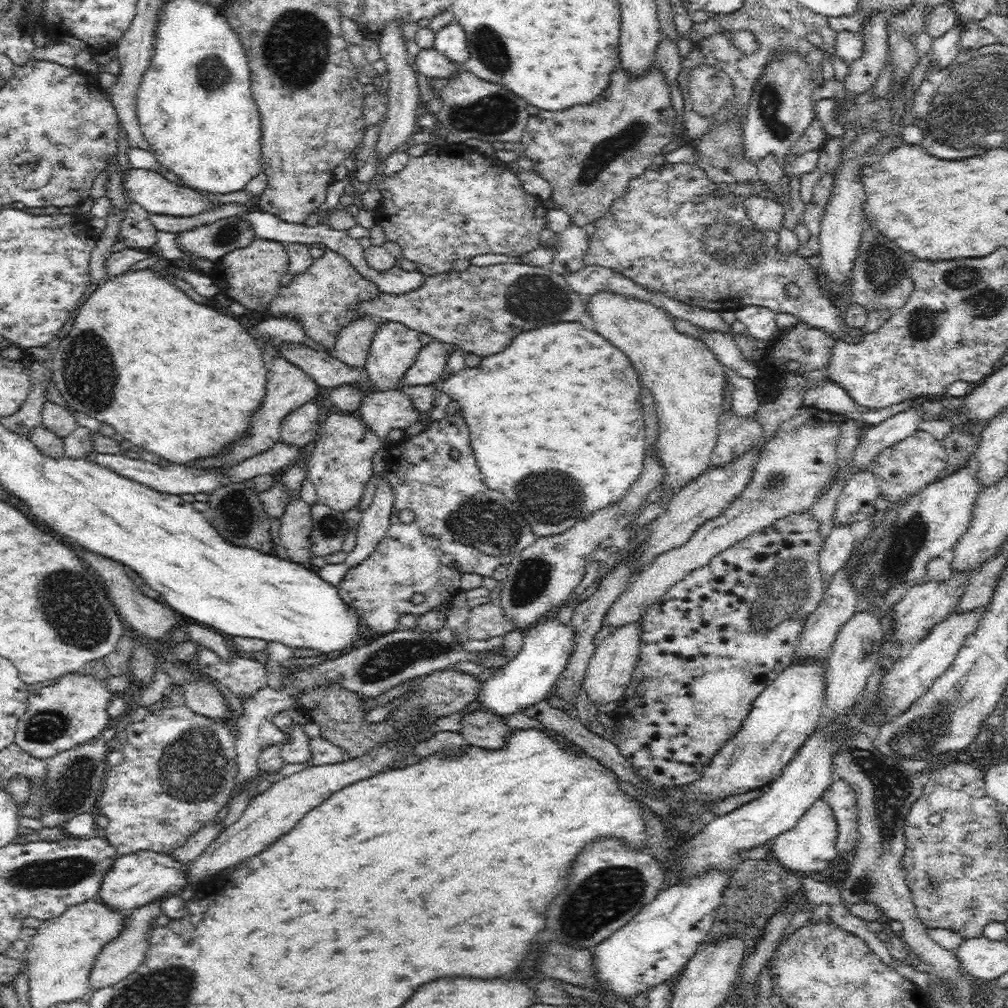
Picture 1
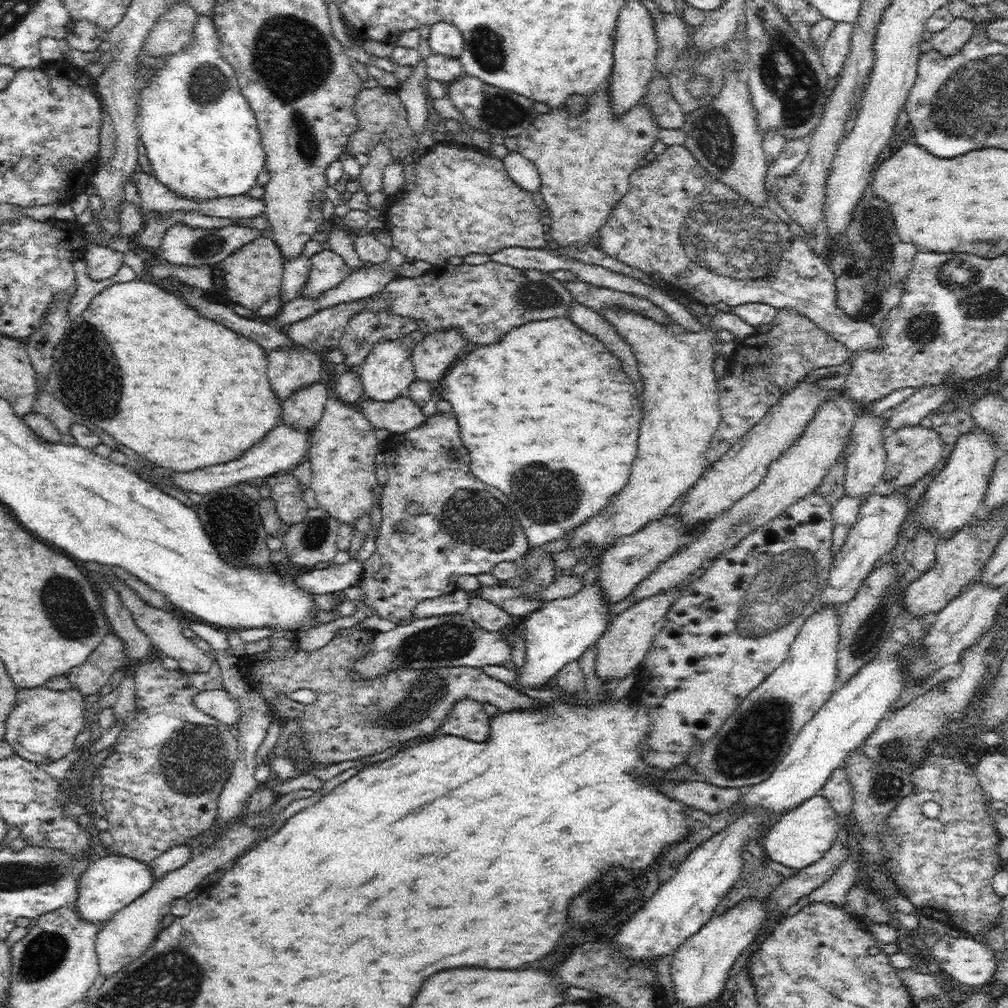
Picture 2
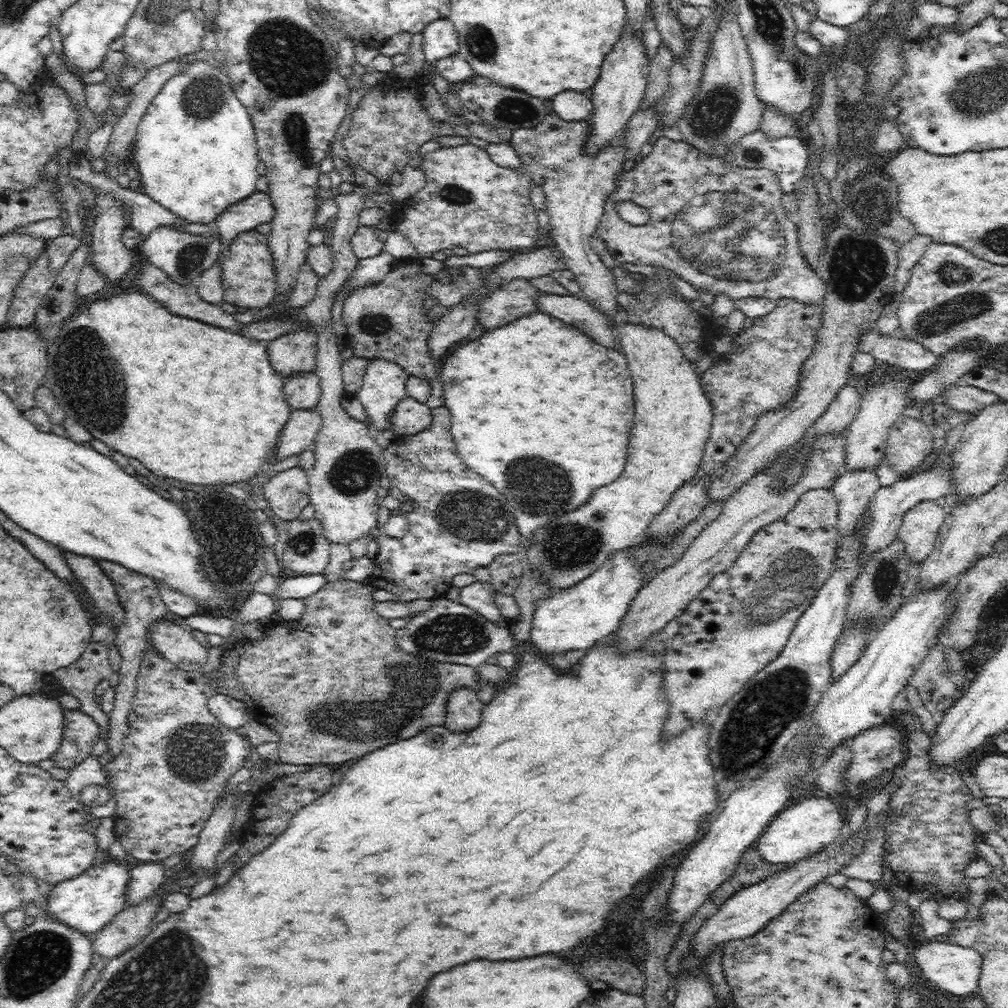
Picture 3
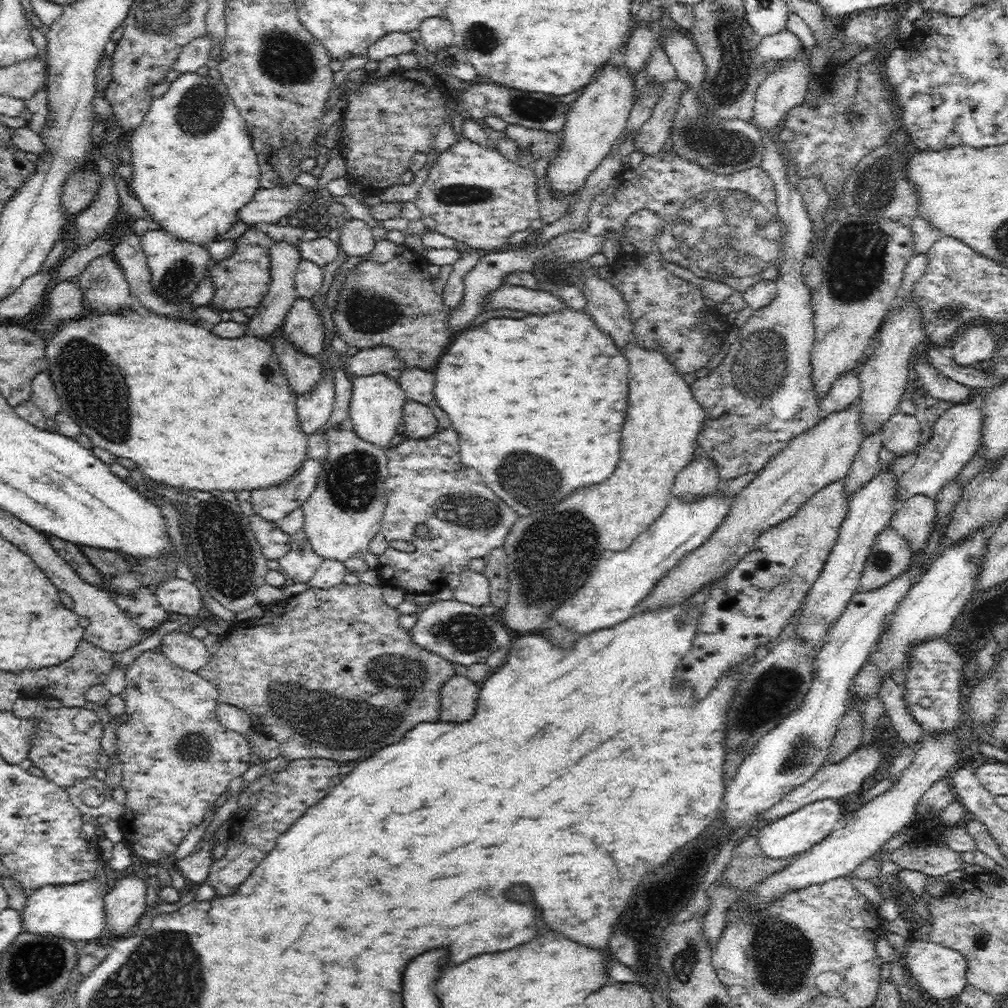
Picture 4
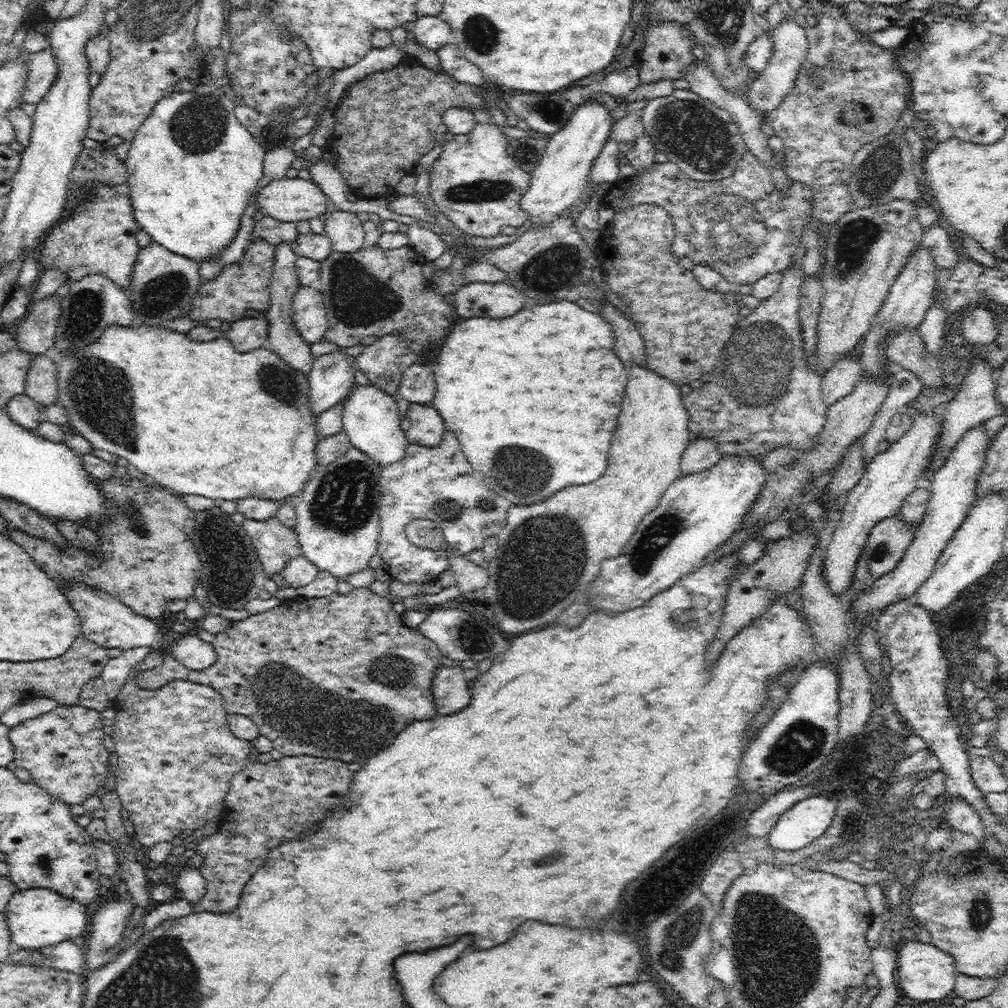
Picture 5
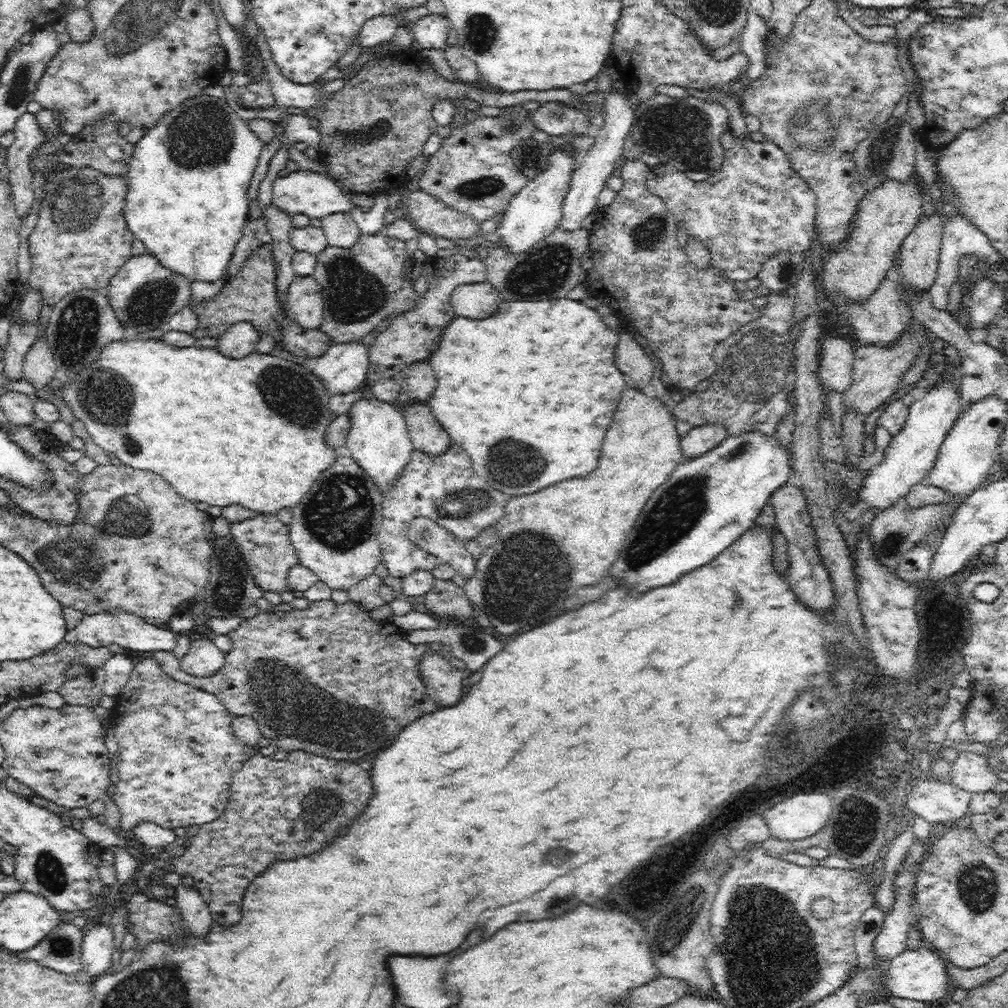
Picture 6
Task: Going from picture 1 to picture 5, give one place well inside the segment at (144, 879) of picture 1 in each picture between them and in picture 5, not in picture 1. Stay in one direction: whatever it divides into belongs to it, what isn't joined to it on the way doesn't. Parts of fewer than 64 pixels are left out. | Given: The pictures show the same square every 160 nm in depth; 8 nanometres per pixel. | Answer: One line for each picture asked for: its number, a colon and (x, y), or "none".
2: (107, 885)
3: (87, 902)
4: (76, 912)
5: (39, 917)

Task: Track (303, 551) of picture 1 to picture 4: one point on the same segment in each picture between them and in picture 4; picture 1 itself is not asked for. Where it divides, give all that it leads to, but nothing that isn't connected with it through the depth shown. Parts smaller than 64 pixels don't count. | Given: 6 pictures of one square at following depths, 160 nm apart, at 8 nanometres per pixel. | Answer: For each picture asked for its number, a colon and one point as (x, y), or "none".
2: (286, 491)
3: (287, 493)
4: (274, 502)

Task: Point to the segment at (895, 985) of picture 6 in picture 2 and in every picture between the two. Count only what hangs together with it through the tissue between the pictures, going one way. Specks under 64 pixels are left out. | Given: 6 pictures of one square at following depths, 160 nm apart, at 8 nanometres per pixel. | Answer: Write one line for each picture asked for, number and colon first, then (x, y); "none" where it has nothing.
2: (970, 962)
3: (955, 969)
4: (938, 971)
5: (924, 972)

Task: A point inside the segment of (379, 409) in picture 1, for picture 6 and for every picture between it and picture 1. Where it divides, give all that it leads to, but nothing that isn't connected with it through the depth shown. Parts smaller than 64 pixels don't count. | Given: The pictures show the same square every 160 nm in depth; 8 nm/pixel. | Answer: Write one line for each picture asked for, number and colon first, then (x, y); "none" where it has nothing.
2: (401, 414)
3: (410, 417)
4: (419, 419)
5: (428, 429)
6: (427, 435)

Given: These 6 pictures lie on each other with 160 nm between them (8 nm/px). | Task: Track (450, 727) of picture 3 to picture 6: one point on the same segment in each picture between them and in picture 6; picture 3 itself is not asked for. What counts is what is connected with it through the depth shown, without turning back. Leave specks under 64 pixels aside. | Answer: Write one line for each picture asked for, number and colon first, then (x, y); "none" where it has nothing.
4: (458, 697)
5: (451, 691)
6: (444, 683)

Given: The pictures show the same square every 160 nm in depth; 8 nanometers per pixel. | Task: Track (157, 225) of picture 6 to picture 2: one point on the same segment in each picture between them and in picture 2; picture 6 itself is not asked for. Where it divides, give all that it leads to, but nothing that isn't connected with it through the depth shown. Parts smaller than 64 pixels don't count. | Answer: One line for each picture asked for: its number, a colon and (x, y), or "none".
2: (201, 136)
3: (196, 150)
4: (194, 166)
5: (193, 167)

